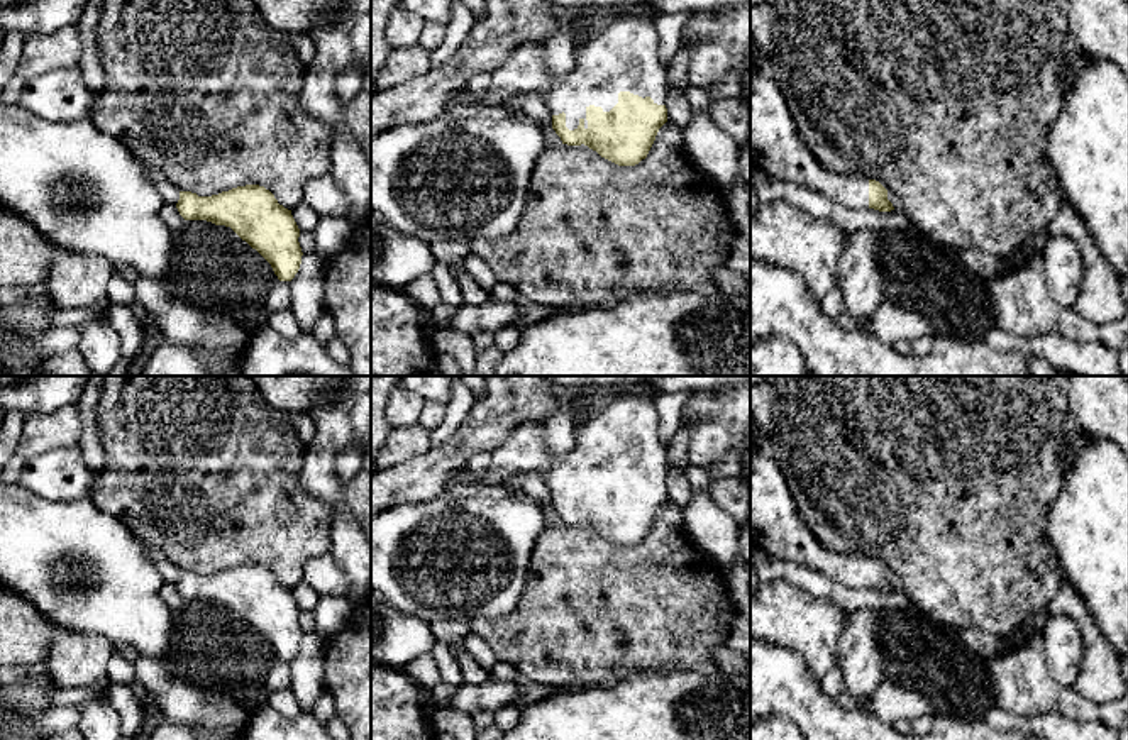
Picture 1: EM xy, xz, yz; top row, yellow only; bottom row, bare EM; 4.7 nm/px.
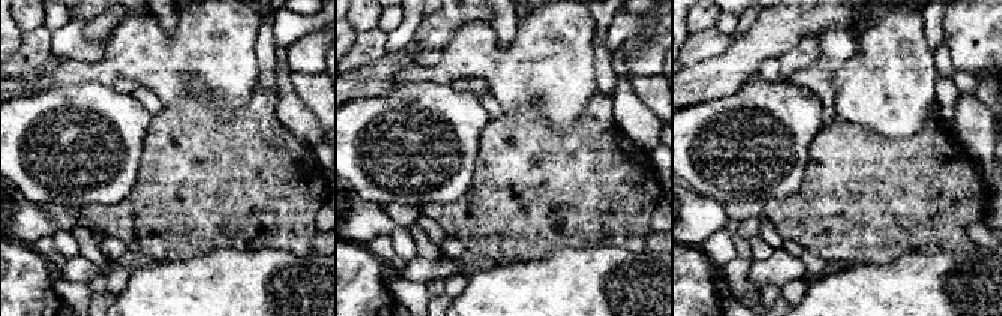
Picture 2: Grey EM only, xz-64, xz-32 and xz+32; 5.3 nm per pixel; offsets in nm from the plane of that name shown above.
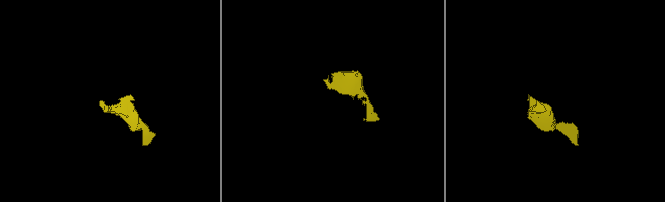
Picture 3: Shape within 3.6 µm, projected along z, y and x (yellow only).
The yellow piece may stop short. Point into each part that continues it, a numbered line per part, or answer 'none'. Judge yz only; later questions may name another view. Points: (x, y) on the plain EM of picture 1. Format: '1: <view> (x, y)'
1: yz (776, 525)

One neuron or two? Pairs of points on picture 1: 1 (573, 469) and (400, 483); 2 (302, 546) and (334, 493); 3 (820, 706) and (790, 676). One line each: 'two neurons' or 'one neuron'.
1: two neurons
2: two neurons
3: one neuron

